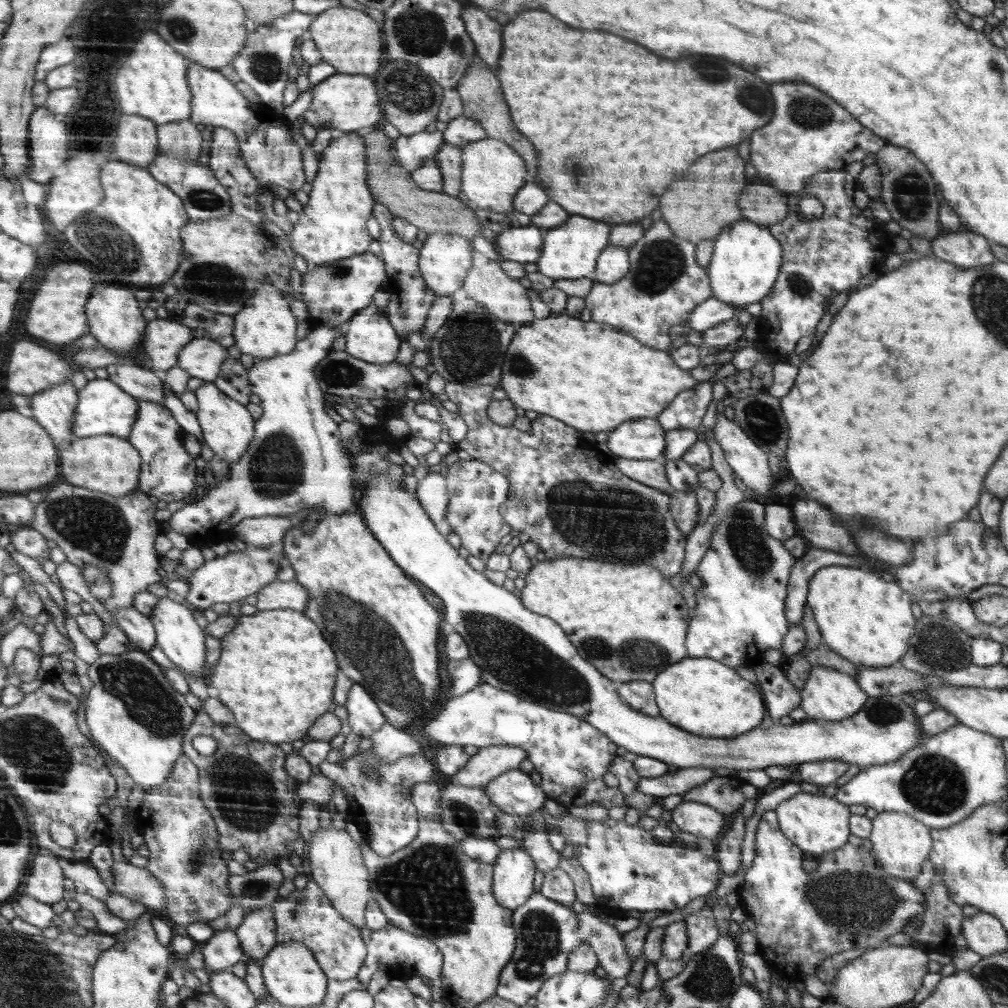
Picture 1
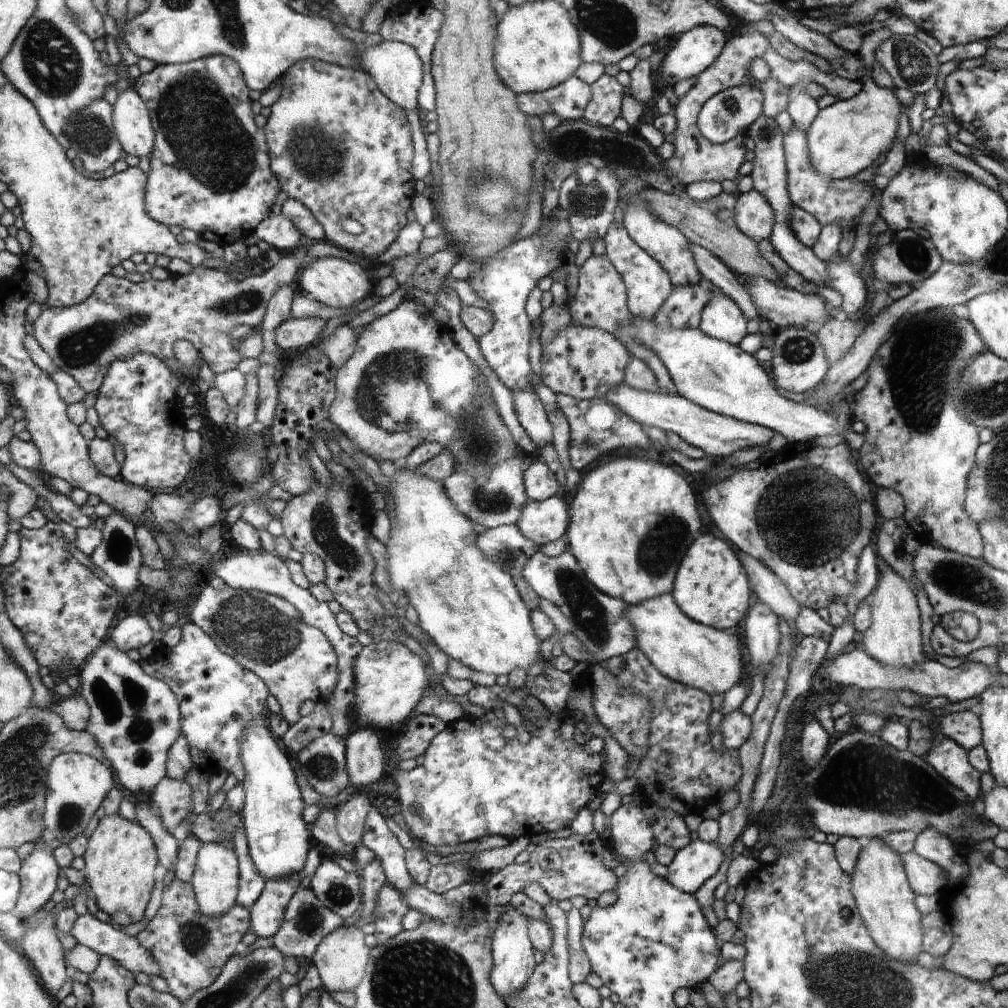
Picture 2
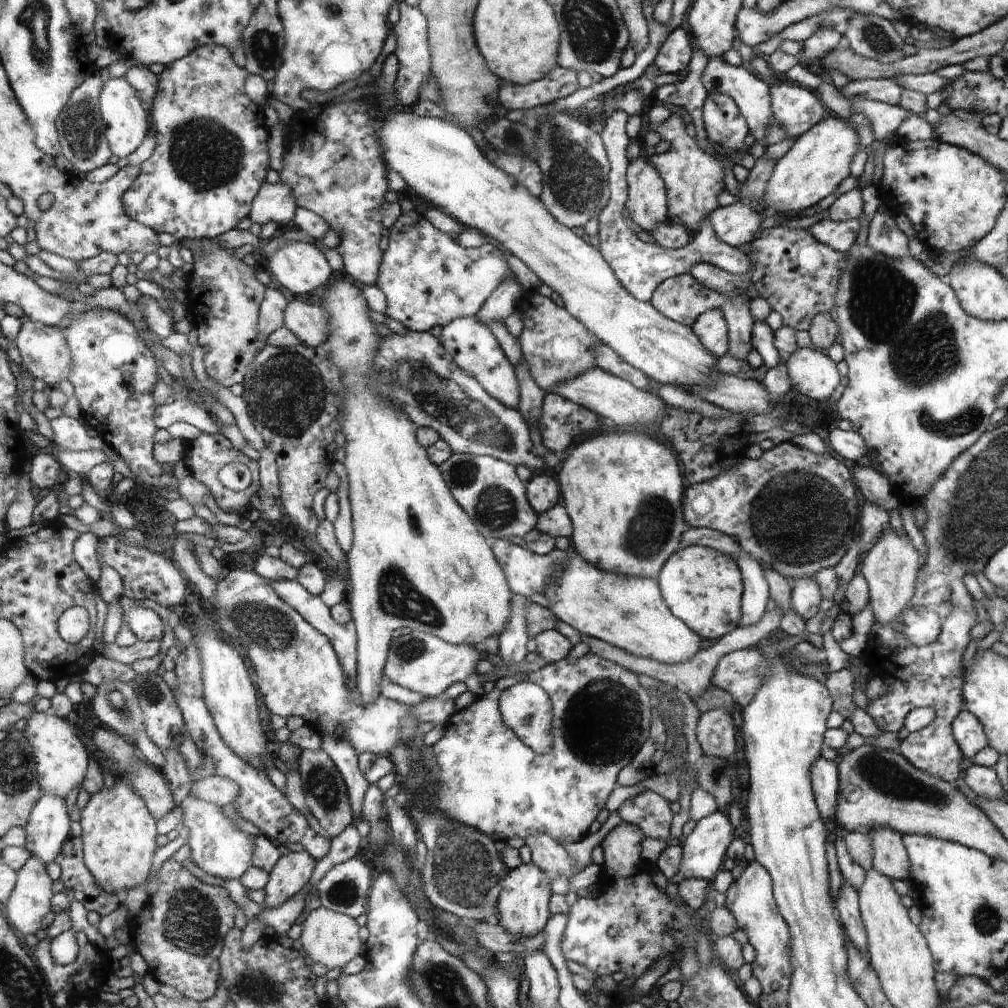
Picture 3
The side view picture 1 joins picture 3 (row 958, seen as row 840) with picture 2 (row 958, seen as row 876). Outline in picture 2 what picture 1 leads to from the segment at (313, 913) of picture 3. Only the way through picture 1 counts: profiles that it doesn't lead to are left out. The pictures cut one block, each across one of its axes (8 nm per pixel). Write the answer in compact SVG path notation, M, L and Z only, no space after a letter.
M342 925L333 930L316 947L312 962L318 969L323 987L331 995L335 992L352 991L359 986L370 962L370 948L364 944L364 935L356 925Z

